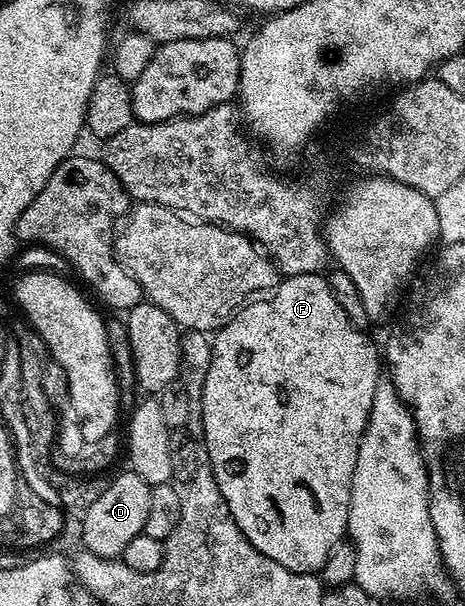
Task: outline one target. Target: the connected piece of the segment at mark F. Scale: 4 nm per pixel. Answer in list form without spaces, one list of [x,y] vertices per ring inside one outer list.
[[[315,273],[282,277],[272,293],[260,300],[250,301],[249,305],[243,307],[211,338],[211,368],[207,368],[207,380],[203,384],[203,432],[206,447],[219,446],[219,450],[208,451],[207,454],[211,460],[215,484],[219,484],[219,492],[223,492],[223,500],[227,500],[227,508],[235,524],[239,524],[253,547],[263,552],[263,556],[283,564],[283,568],[294,570],[296,574],[319,572],[331,548],[335,548],[346,537],[349,529],[349,497],[355,460],[361,437],[367,428],[367,408],[371,404],[377,383],[383,378],[382,355],[378,347],[377,350],[373,347],[372,340],[365,333],[364,329],[353,326],[351,320],[347,320],[347,312],[339,308],[339,300],[335,300],[331,292],[328,277]]]

